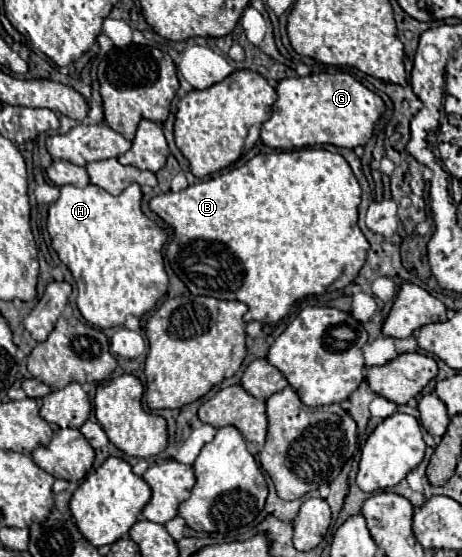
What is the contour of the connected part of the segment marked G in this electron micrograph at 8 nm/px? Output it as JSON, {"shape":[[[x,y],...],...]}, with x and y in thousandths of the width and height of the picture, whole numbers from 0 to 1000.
{"shape":[[[686,131],[613,142],[600,153],[600,171],[591,206],[565,228],[565,250],[578,264],[613,271],[703,257],[751,268],[790,260],[807,242],[812,221],[833,199],[829,178],[755,131]]]}

